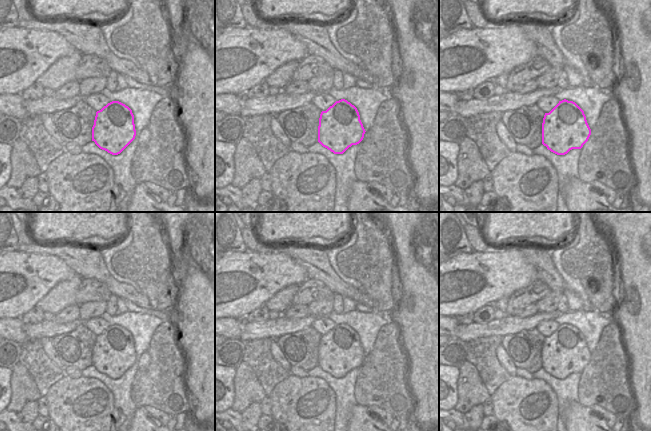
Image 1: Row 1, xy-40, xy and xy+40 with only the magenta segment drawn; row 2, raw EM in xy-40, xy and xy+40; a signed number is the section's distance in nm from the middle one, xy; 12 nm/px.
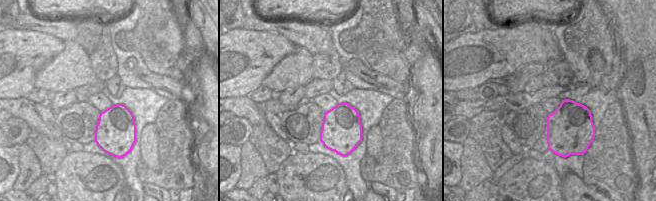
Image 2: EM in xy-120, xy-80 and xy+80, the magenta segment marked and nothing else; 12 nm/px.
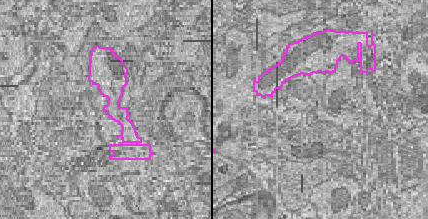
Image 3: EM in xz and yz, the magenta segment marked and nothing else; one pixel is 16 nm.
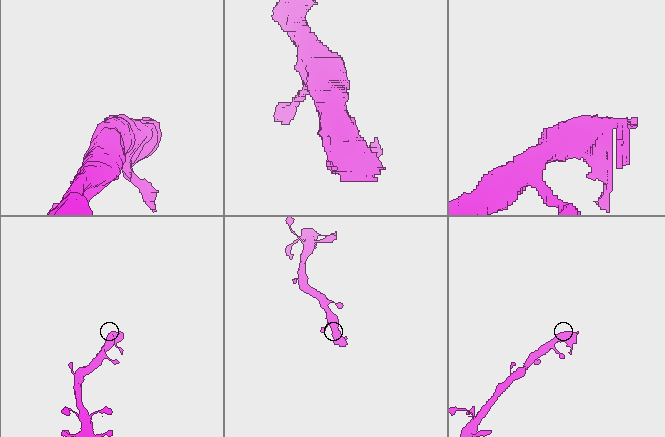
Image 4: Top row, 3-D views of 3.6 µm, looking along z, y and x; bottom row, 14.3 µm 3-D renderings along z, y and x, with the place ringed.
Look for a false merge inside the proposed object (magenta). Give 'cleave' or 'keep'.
keep

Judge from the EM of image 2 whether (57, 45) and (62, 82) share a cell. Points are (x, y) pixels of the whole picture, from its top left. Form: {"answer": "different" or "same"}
{"answer": "different"}

